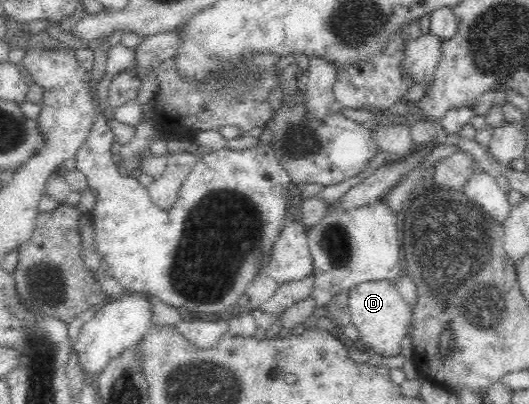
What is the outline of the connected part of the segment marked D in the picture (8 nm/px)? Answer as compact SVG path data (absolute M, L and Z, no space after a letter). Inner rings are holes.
M363 283L349 293L350 322L359 332L357 340L369 348L371 354L390 357L400 354L401 342L408 336L412 324L413 305L401 296L396 283Z

